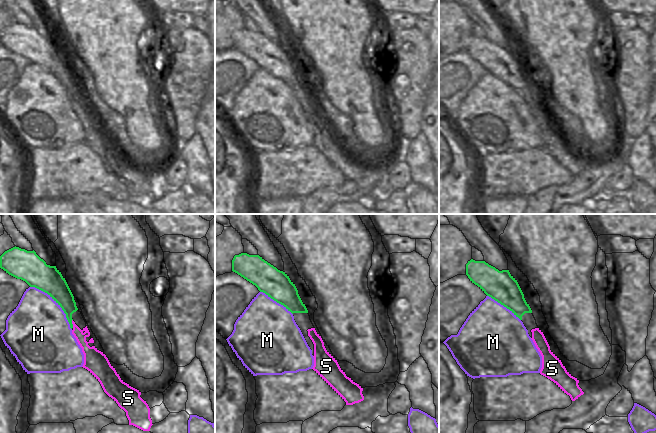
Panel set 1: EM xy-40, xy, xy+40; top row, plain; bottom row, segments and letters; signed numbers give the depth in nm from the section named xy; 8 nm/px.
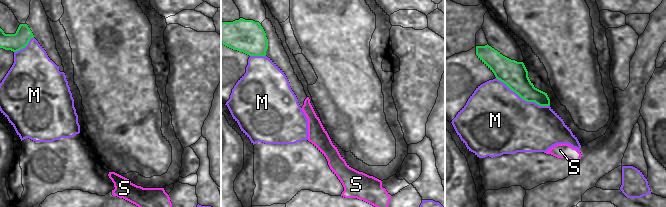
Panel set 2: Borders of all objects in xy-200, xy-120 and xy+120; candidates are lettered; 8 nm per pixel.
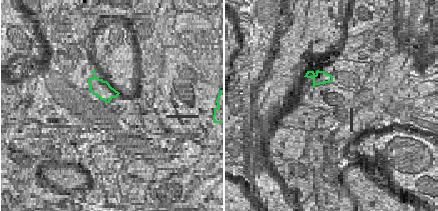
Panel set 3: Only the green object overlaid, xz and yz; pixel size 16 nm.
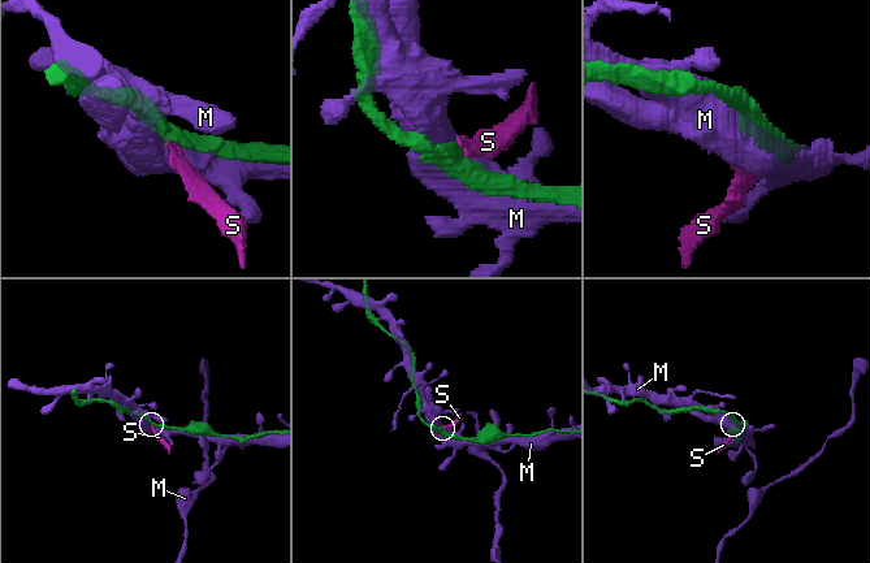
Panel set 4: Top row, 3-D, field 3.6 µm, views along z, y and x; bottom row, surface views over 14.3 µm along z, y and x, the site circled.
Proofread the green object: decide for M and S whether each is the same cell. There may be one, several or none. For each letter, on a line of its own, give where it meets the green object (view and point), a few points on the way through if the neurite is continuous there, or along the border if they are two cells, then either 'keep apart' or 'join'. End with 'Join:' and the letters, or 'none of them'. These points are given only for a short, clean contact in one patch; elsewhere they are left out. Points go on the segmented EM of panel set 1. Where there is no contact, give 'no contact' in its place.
M: meets green in xy-40 at (56, 302); keep apart
S: meets green in xy-40 at (71, 323); border along xy-40 (72, 319), (73, 327); keep apart
Join: none of them

